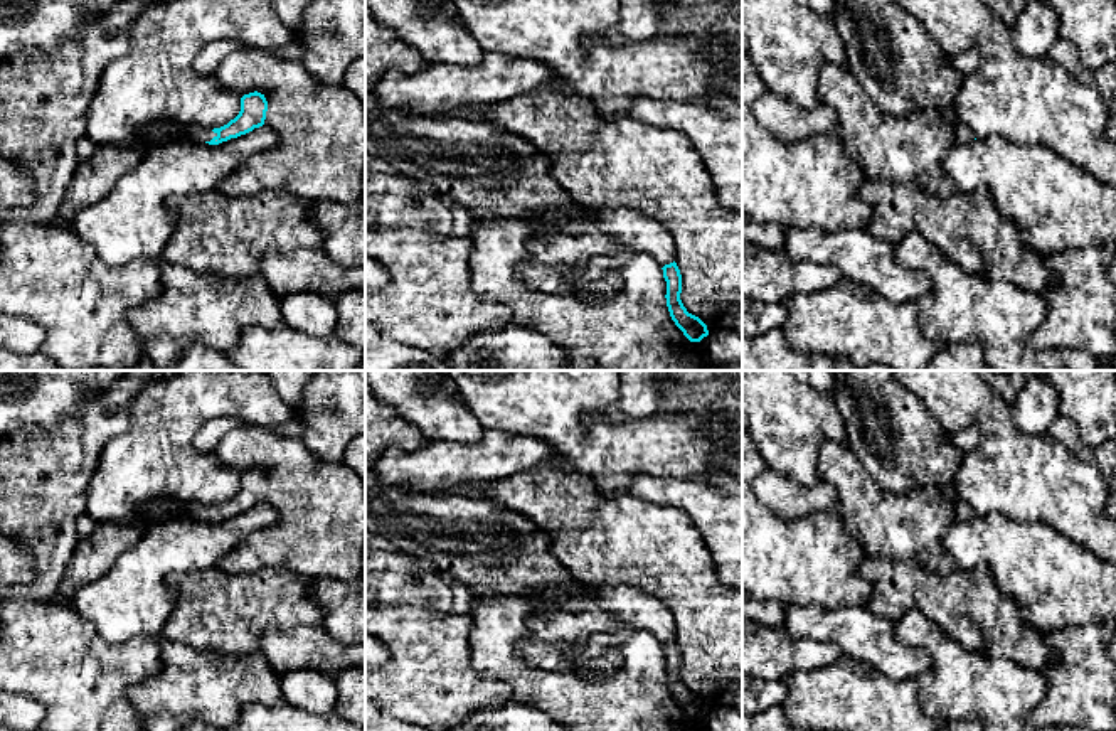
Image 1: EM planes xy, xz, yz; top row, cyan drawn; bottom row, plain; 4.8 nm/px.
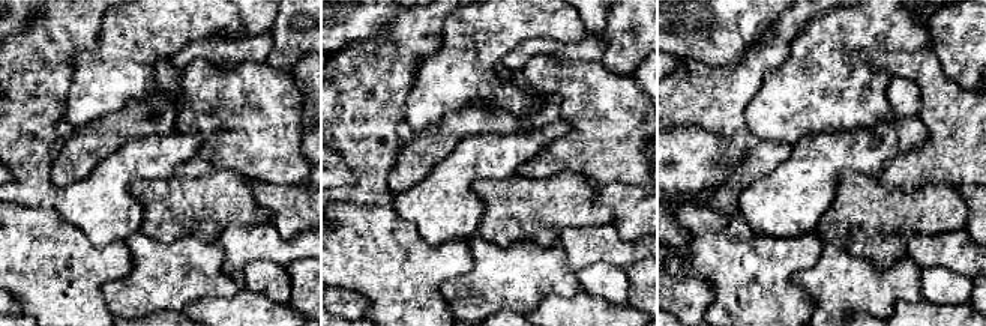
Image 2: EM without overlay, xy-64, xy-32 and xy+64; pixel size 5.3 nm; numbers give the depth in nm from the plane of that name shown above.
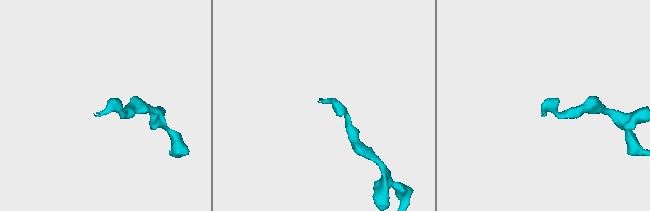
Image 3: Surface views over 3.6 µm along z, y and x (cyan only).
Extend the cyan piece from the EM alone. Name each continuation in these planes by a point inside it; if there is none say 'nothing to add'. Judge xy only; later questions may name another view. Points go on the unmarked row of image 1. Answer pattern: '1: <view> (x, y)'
1: xy (95, 554)

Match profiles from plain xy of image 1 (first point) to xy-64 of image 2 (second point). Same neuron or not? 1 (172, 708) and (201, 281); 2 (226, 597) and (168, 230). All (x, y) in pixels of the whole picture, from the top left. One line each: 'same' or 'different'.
1: same
2: same

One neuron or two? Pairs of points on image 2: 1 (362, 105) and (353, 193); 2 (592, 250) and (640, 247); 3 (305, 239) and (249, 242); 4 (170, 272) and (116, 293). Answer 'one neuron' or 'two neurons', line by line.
1: one neuron
2: one neuron
3: one neuron
4: one neuron

